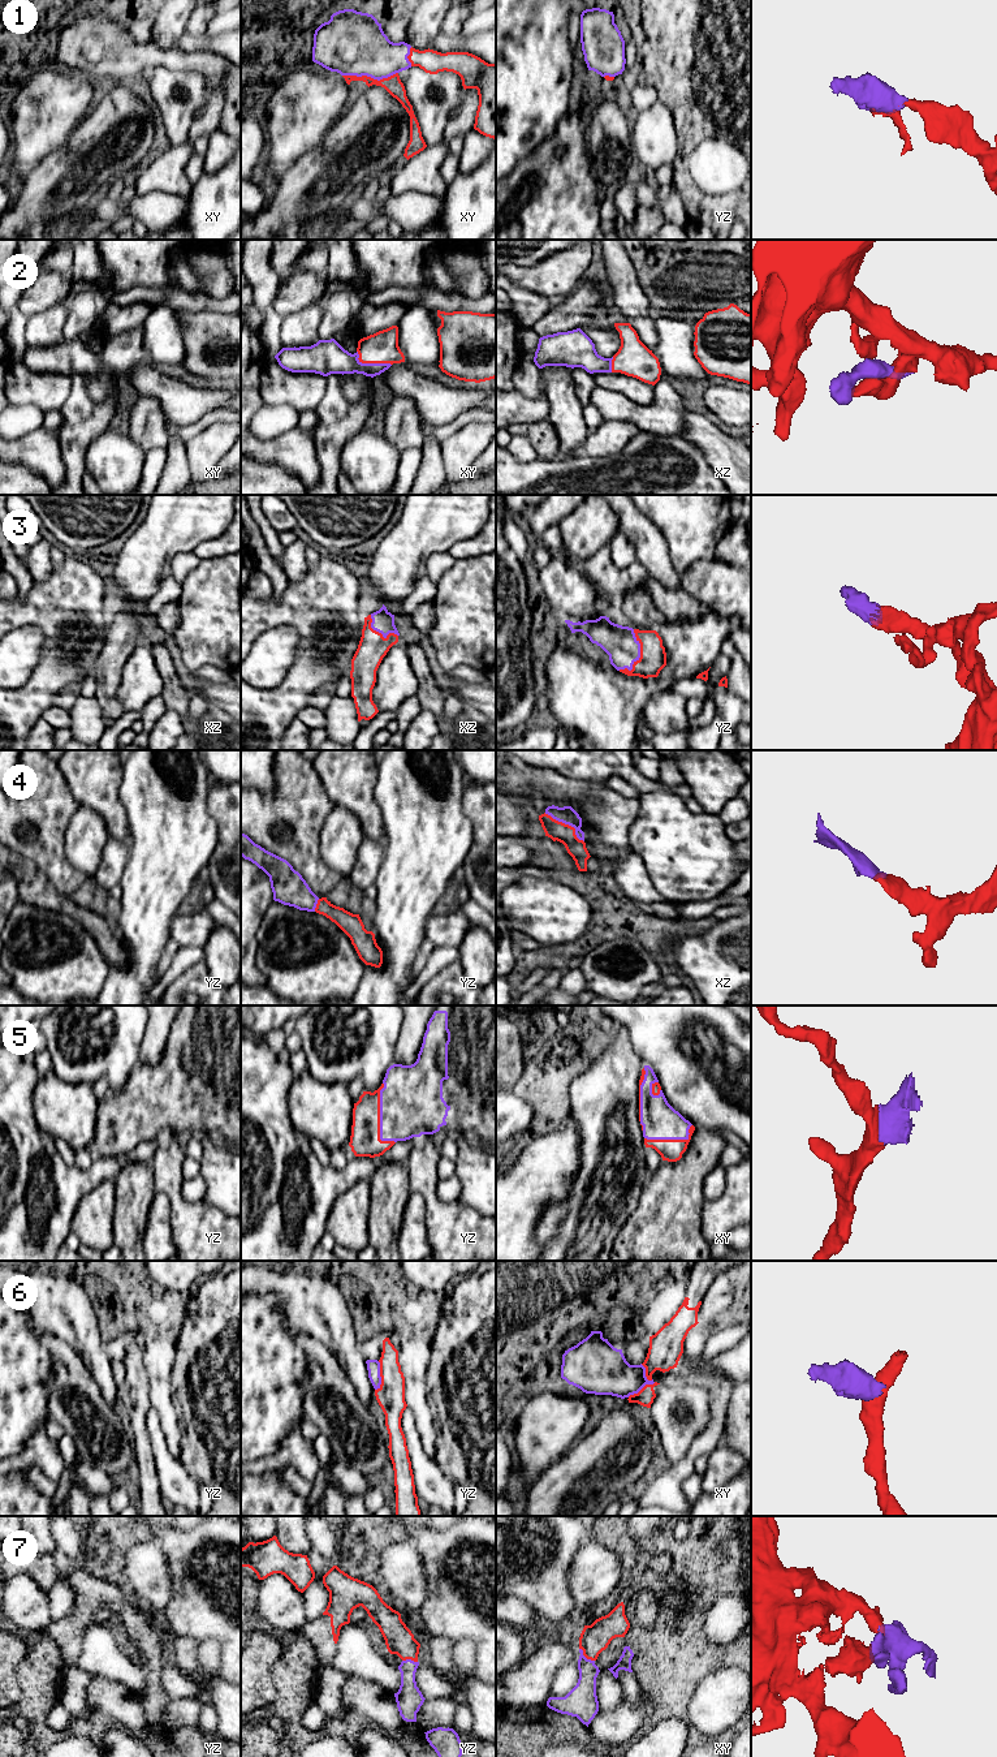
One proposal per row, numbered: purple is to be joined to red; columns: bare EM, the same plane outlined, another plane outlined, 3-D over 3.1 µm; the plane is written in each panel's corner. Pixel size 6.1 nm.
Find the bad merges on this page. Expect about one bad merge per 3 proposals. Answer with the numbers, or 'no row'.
6

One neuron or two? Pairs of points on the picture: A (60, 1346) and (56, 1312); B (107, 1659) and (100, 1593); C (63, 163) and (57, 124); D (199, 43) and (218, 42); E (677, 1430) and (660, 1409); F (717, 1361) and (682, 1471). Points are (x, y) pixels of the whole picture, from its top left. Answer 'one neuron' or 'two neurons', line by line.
A: two neurons
B: two neurons
C: two neurons
D: one neuron
E: one neuron
F: two neurons

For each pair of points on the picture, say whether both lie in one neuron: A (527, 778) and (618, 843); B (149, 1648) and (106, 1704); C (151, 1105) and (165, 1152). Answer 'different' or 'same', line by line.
A: same
B: different
C: different

